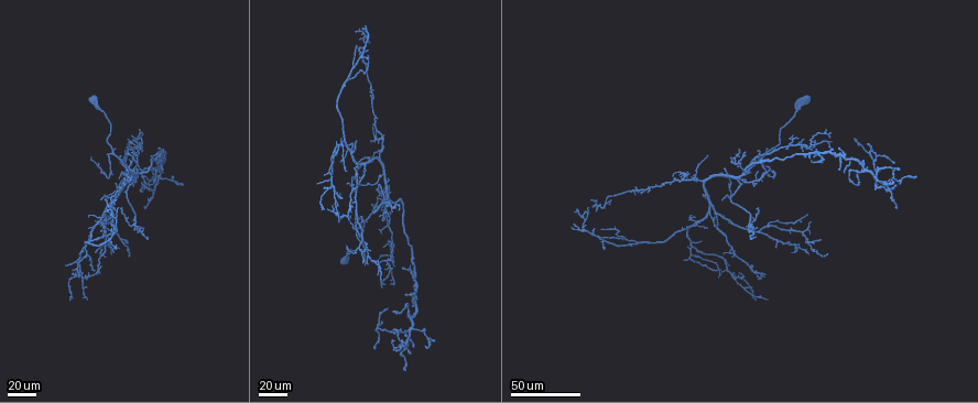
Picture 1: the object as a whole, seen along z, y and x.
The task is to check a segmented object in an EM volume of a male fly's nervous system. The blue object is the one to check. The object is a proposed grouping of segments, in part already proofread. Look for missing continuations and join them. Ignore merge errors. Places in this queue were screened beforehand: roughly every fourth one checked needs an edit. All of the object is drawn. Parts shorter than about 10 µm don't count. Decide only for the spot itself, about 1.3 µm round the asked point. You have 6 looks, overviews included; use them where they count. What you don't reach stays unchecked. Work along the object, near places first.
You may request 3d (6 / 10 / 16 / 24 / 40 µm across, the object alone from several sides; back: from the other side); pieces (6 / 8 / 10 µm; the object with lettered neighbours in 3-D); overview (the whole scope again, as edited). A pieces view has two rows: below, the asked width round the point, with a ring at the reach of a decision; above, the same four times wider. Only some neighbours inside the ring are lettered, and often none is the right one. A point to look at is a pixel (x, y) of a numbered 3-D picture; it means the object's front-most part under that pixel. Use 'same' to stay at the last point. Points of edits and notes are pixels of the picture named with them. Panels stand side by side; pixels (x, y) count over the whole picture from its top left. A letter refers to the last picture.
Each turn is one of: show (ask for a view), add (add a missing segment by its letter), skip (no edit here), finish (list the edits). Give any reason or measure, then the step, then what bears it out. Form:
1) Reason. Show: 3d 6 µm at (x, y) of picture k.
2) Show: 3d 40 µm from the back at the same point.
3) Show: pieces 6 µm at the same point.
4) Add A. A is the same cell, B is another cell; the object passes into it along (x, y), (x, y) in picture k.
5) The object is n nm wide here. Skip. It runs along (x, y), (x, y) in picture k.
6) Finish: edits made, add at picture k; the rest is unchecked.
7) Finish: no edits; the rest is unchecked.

Thin end. Show: 3d 24 µm at (112, 226) of picture 1.

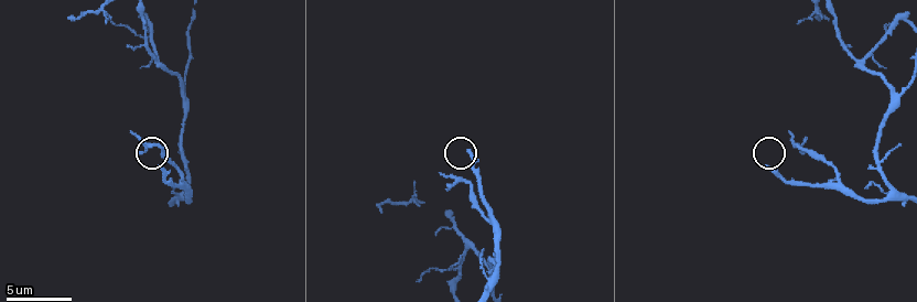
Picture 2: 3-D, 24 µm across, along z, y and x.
Show: pieces 10 µm at (769, 167) of picture 2.

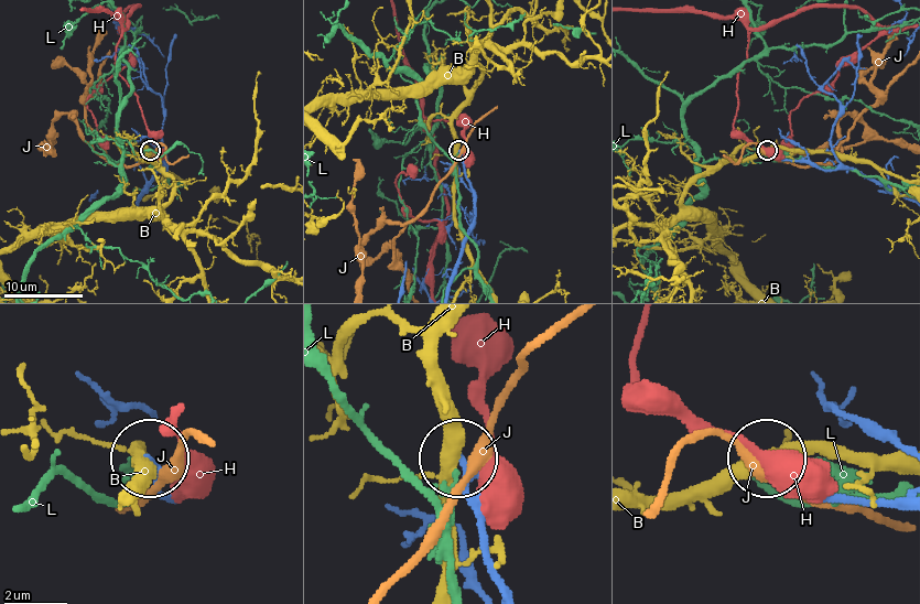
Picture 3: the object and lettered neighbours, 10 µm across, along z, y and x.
Skip. B, H, J and L are other cells; it runs along (457, 266), (475, 215), (475, 195), (457, 150) in picture 3; no lettered segment goes on from it.

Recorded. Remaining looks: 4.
Branch stops here. Show: 3d 24 µm at (104, 234) of picture 1.

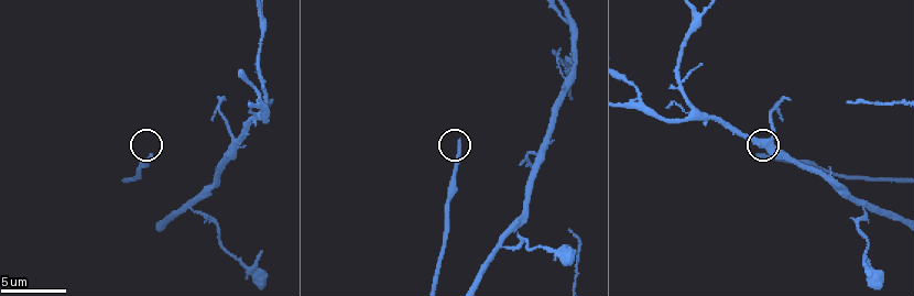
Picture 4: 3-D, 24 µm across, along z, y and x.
Show: pieces 6 µm at (457, 141) of picture 4.

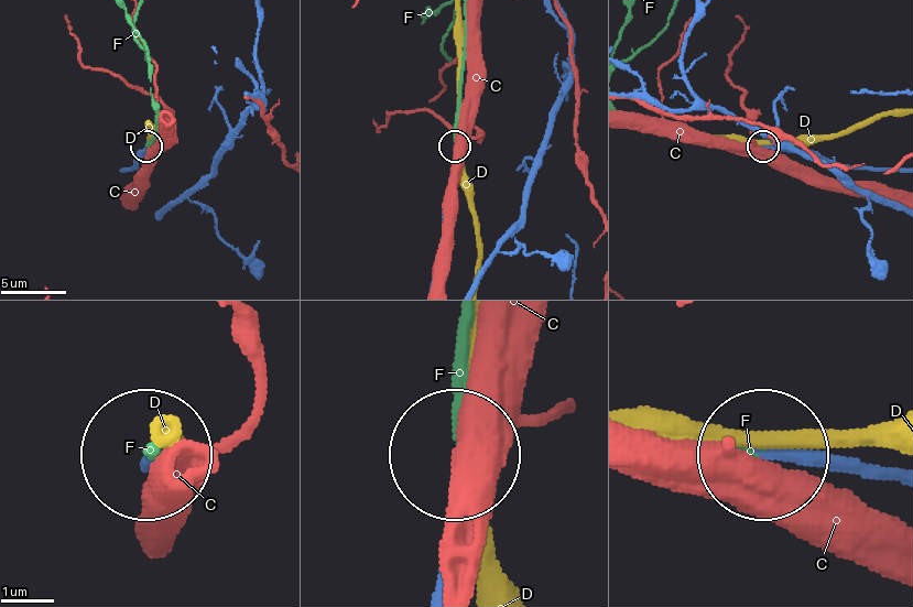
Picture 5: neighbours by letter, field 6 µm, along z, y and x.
Add F. F is the same cell, C and D are other cells; it goes on there.

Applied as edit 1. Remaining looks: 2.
Finish: edits made, add at picture 5; the rest is unchecked.

